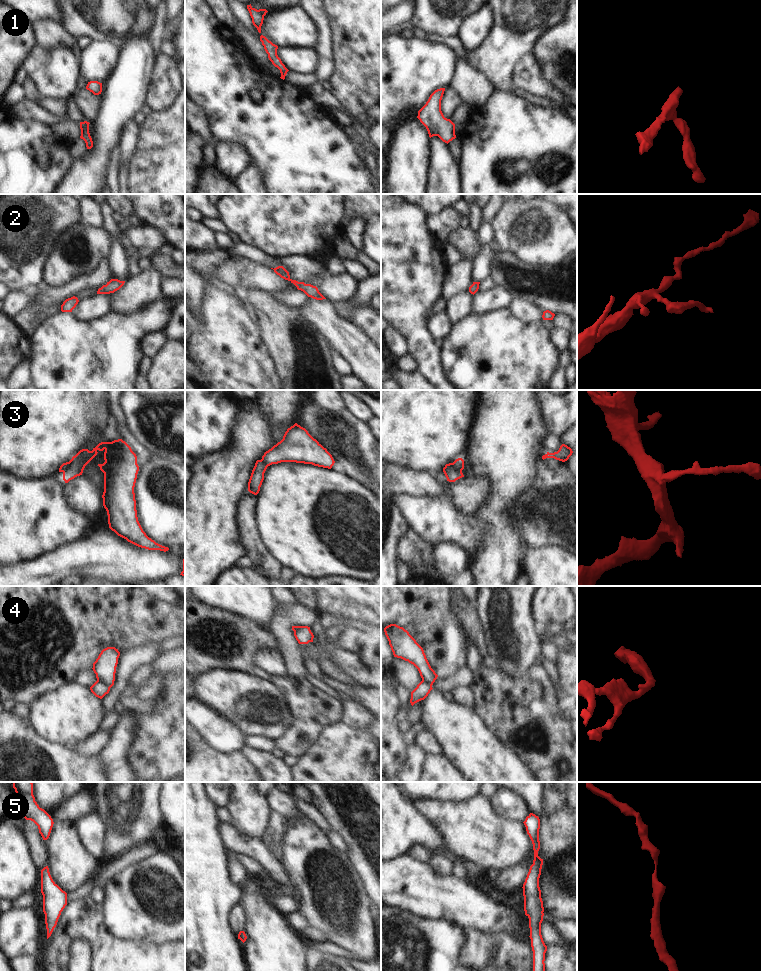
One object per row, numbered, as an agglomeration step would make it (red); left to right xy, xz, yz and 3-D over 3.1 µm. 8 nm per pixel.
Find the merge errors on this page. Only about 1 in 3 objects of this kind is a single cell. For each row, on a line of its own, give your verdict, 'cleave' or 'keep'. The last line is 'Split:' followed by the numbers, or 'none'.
1: keep
2: keep
3: cleave
4: cleave
5: keep
Split: 3, 4

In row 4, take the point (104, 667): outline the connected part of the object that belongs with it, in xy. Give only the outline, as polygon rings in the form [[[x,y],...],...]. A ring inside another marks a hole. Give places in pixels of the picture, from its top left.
[[[107,647],[101,651],[93,663],[93,671],[98,681],[112,687],[115,681],[116,667],[120,652],[115,647]]]

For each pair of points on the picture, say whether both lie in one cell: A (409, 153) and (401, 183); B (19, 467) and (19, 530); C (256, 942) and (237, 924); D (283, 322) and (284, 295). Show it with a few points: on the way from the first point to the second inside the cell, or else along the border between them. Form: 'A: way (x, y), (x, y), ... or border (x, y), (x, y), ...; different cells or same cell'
A: way (409, 160), (407, 176); same cell
B: border (10, 473), (25, 479), (40, 479), (43, 477); different cells
C: border (240, 907), (243, 911), (244, 930); different cells
D: border (268, 292), (282, 304), (299, 308); different cells

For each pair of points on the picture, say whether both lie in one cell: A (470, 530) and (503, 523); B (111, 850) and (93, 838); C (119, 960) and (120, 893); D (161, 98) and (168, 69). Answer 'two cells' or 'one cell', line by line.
A: two cells
B: two cells
C: two cells
D: one cell

